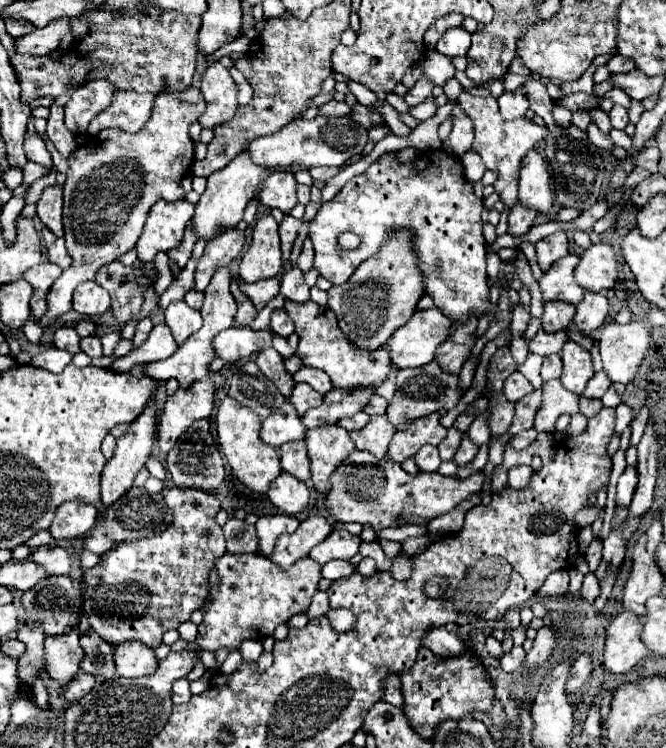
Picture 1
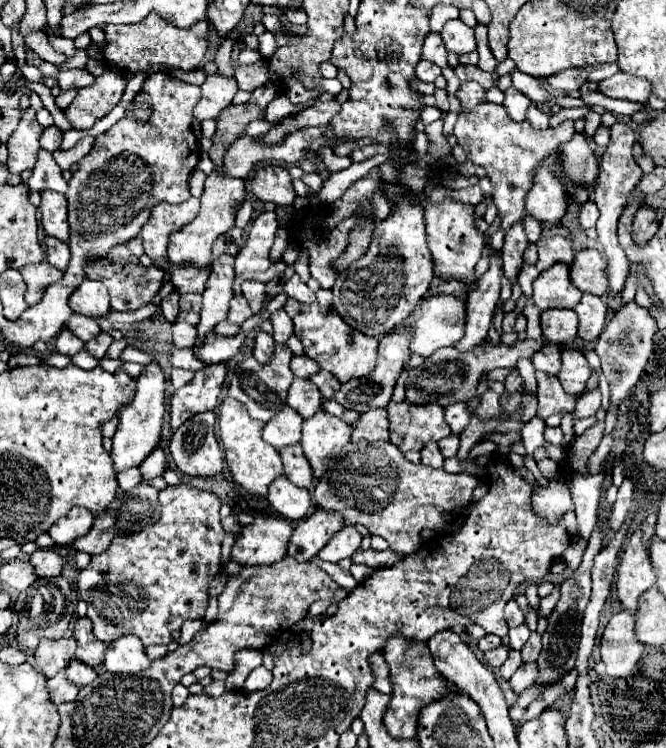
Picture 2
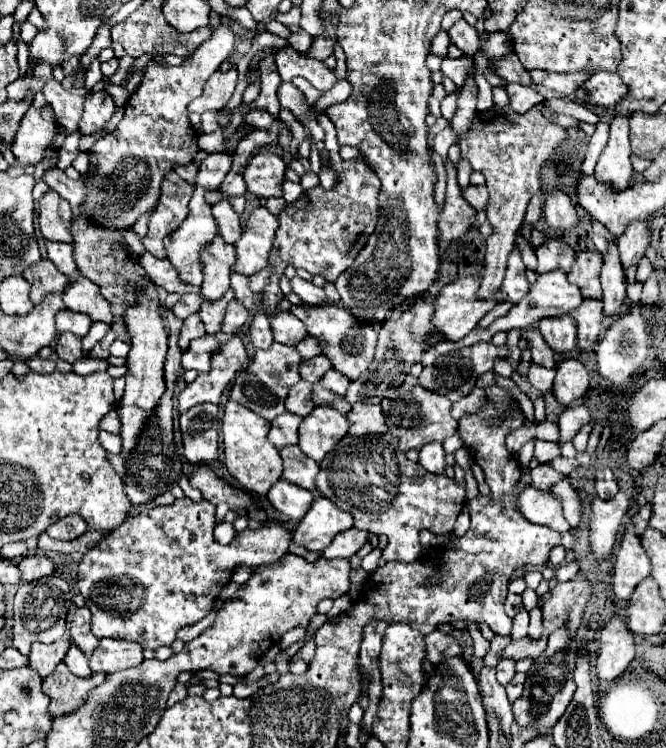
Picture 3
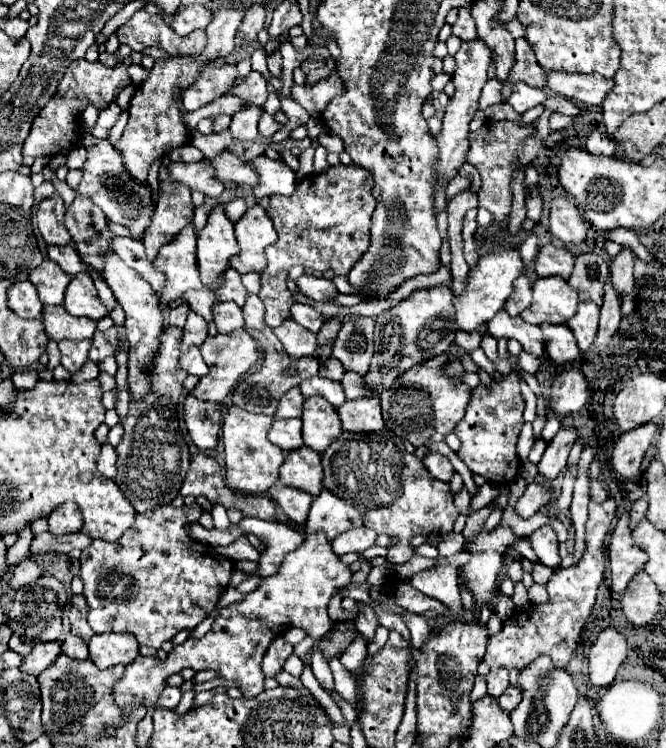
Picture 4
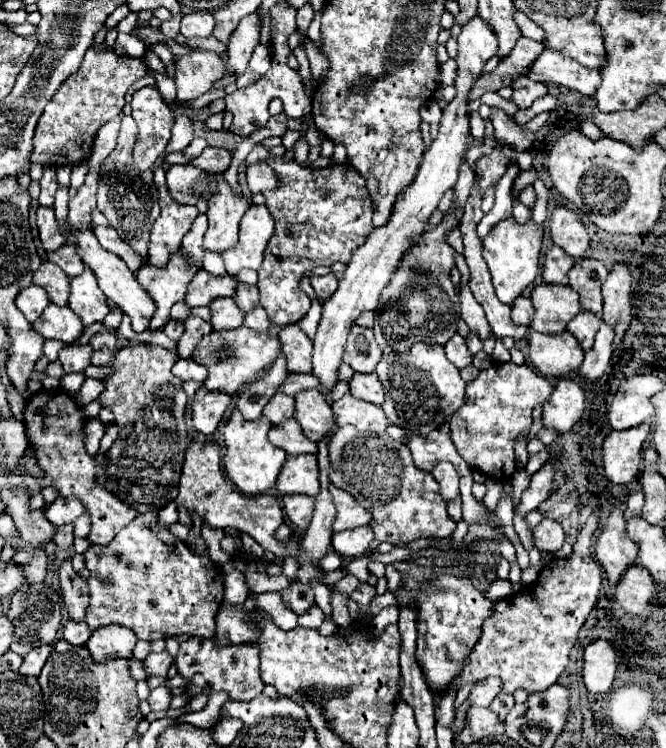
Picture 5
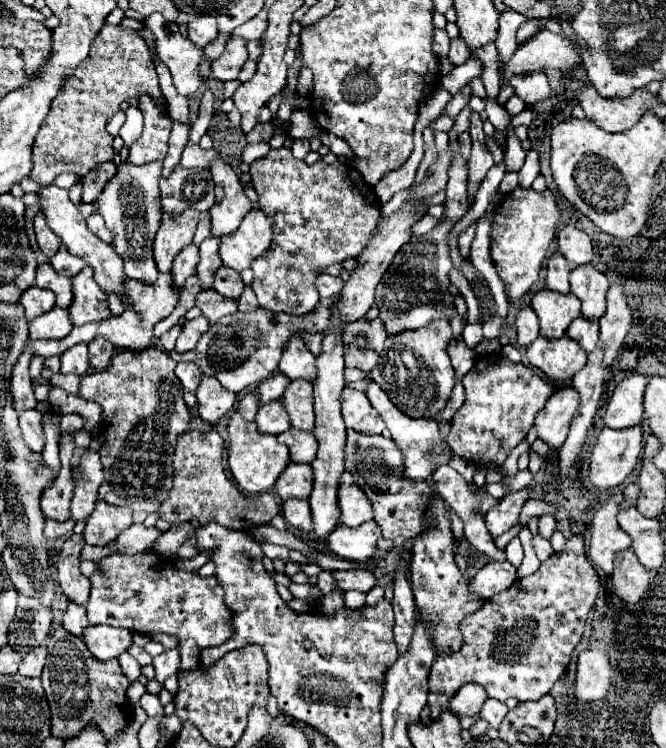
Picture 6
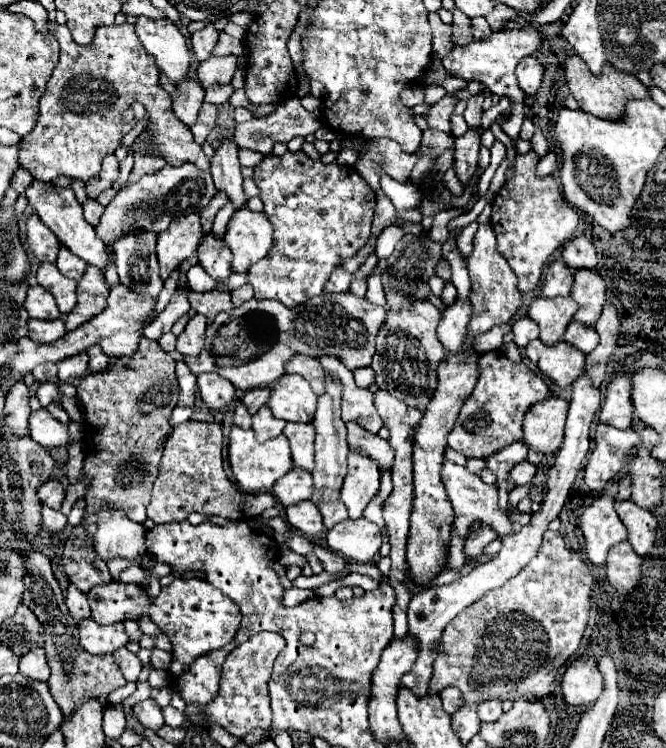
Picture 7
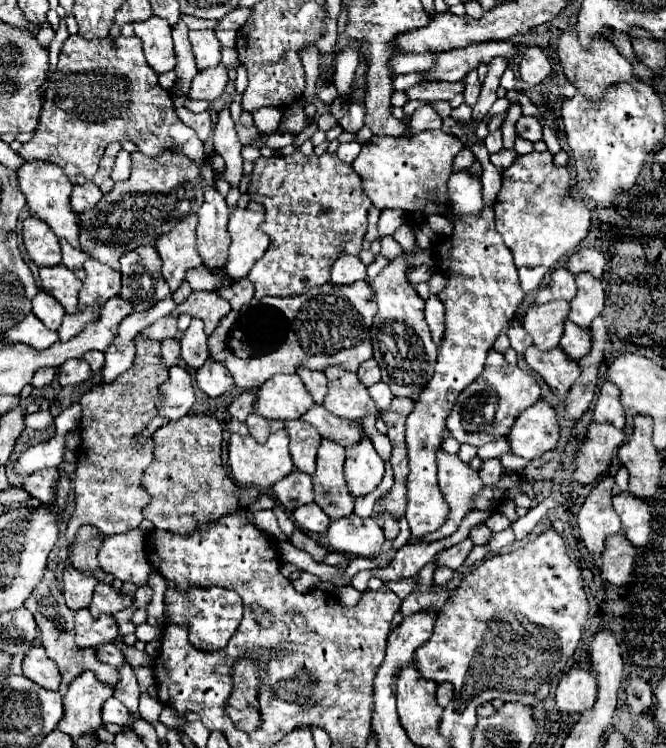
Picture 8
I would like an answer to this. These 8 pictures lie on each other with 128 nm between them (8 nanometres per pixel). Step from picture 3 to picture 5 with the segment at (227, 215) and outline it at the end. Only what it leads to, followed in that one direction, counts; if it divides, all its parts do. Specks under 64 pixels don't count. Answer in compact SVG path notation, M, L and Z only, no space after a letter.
M232 160L232 164L230 164L230 168L224 172L224 180L228 182L228 186L234 190L234 194L242 194L242 190L240 190L240 184L238 184L238 168L240 168L240 164L236 162L236 160Z

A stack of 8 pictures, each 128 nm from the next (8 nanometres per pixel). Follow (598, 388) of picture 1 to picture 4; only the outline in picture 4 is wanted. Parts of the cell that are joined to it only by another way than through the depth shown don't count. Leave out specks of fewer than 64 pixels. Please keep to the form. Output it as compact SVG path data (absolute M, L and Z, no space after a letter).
M562 426L558 430L558 434L550 440L550 444L548 444L548 448L546 448L546 452L544 452L544 456L542 456L540 464L538 464L540 476L552 480L566 468L566 460L568 460L570 448L572 448L576 438L578 438L576 428Z

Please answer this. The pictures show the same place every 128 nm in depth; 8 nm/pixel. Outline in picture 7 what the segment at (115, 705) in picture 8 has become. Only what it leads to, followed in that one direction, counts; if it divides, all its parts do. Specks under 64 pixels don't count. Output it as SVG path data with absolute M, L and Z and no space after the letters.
M152 698L142 700L142 706L136 704L136 706L134 706L134 714L136 714L136 718L138 718L146 728L158 730L158 728L164 724L162 708L160 708L160 706L156 704L156 700L152 700Z

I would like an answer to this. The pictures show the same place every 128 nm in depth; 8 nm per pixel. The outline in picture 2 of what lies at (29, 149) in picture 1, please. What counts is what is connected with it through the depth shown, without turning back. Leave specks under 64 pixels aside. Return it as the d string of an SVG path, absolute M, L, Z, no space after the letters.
M40 150L38 160L34 166L32 176L26 180L28 194L42 192L42 190L54 190L54 192L66 192L66 180L62 178L62 172L56 172L56 162L50 152Z

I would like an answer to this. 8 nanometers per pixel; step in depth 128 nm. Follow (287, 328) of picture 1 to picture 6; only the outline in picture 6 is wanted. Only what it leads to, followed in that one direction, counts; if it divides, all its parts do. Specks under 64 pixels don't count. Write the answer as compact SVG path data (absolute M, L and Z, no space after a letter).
M290 336L290 340L286 342L280 360L280 372L286 374L290 380L296 378L304 378L308 382L314 380L314 354L308 350L300 336Z

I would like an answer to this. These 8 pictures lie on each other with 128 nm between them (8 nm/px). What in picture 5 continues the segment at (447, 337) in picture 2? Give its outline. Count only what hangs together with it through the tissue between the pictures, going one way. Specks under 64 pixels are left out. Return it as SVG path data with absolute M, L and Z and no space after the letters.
M514 218L502 220L496 224L486 238L482 240L482 256L492 276L492 286L500 302L512 304L526 286L530 286L536 276L540 274L540 248L542 248L542 228L534 224L534 220L528 220L526 224L516 224Z

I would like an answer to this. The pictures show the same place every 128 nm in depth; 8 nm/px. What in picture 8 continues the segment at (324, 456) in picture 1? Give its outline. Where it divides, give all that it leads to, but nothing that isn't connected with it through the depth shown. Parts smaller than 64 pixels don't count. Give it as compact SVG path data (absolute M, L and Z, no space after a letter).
M276 374L258 388L254 414L272 420L296 420L314 404L298 374Z

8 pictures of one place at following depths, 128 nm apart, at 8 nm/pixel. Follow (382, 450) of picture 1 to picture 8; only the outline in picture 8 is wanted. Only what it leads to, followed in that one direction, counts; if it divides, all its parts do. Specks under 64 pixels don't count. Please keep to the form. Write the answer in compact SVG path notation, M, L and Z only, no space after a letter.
M340 366L326 368L328 394L324 398L326 410L340 418L364 418L368 414L378 416L378 406L370 398L366 386L358 382L356 372L348 372Z

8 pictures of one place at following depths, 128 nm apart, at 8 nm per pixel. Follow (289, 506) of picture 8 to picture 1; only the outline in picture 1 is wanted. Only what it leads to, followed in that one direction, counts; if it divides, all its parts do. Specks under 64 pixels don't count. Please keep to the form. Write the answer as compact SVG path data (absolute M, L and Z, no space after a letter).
M286 442L280 446L280 458L282 458L282 470L290 472L298 480L308 480L310 478L310 458L306 450L306 442Z

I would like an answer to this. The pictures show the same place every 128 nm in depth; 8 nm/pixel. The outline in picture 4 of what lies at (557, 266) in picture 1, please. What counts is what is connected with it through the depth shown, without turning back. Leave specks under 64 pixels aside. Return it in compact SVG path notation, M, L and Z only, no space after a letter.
M550 276L538 278L534 282L534 296L528 310L520 314L520 318L528 324L566 324L570 316L576 314L578 308L578 292L568 286L564 278Z

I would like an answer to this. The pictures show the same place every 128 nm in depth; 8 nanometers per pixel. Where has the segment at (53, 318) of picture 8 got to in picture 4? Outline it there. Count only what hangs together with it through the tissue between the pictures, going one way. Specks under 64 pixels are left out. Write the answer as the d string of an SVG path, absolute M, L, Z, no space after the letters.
M24 280L16 282L8 288L8 308L14 310L22 318L40 318L42 316L42 304L38 302L38 292L34 290L34 284Z

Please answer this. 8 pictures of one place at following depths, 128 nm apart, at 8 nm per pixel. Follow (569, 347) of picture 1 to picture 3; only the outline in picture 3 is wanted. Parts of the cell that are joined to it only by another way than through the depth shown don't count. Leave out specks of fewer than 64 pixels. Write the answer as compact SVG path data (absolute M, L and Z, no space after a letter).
M566 358L556 366L556 378L554 378L554 396L556 400L566 406L572 400L580 398L586 394L588 390L588 370L584 368L584 364L576 358Z

